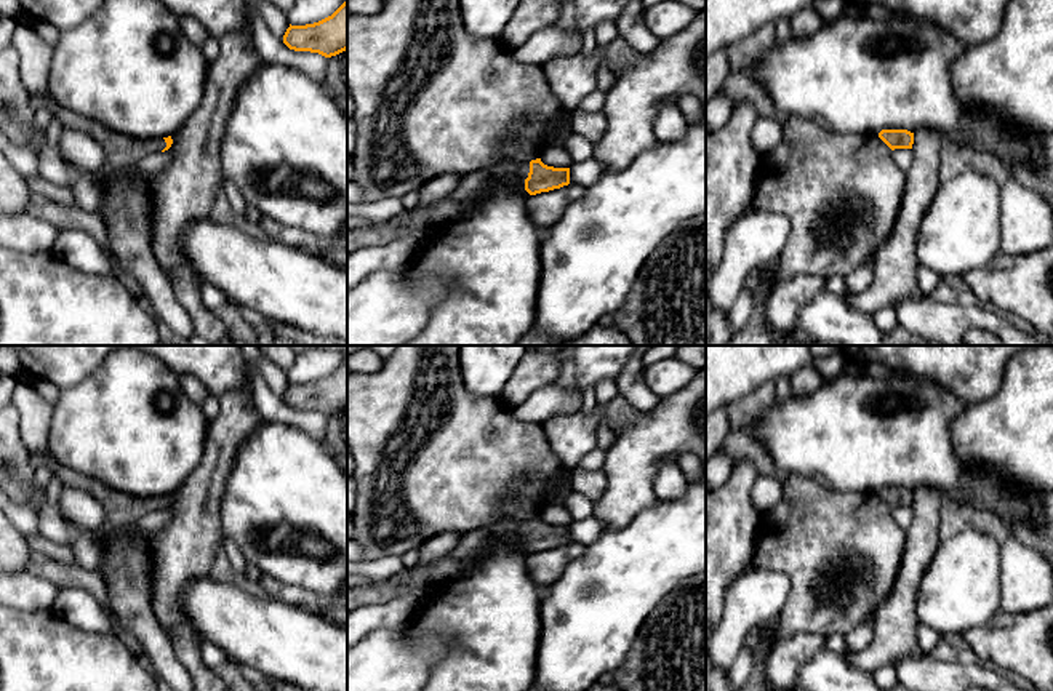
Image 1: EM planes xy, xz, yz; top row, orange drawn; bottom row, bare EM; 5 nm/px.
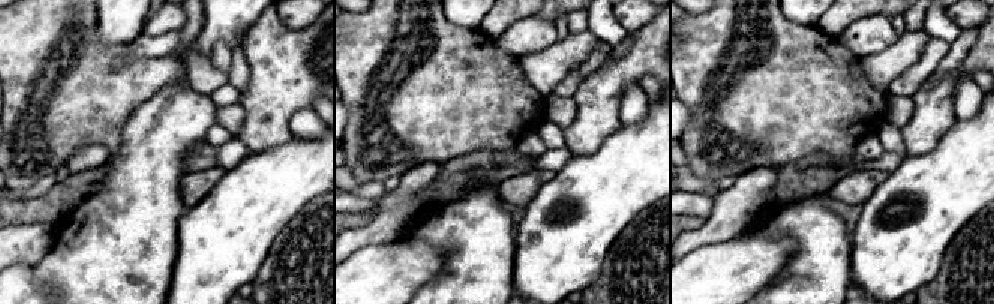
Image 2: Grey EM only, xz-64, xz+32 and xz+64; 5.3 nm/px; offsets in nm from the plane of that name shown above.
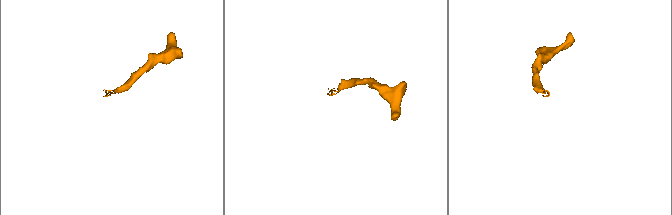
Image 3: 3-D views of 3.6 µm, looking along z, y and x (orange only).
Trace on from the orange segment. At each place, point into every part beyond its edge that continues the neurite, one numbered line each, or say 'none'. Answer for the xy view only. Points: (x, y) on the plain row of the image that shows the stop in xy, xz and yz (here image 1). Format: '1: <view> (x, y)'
1: xy (120, 509)

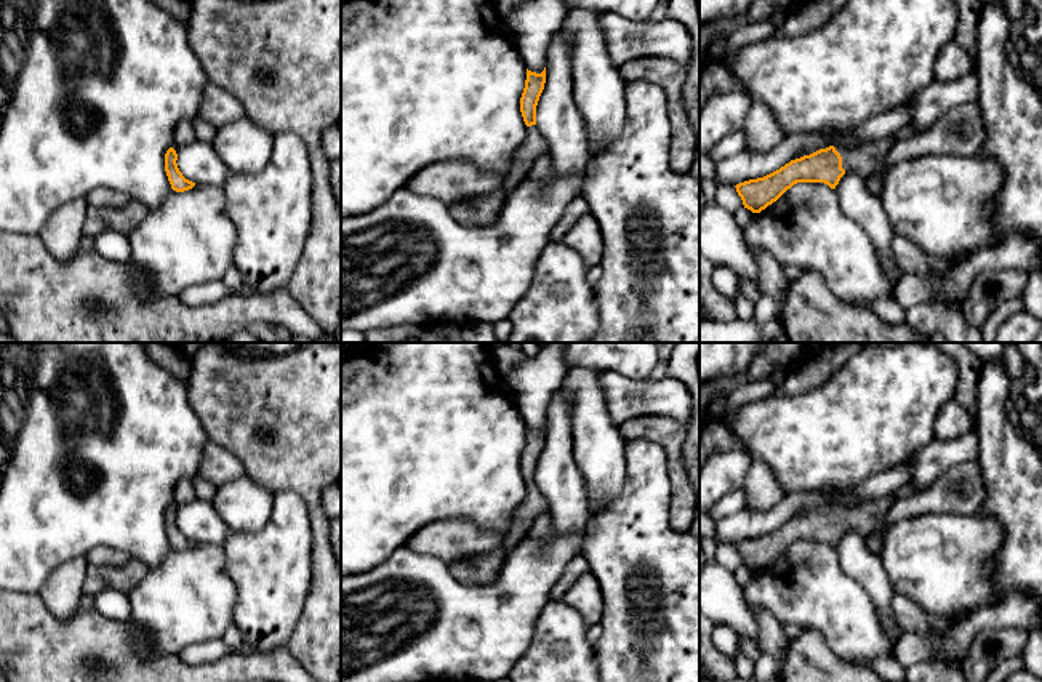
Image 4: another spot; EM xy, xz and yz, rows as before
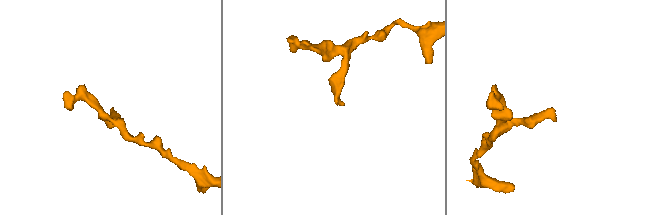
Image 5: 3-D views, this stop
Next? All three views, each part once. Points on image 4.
1: yz (866, 519)

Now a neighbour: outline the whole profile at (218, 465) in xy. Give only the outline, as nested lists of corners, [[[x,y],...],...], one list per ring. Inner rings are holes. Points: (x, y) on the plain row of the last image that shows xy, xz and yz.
[[[213,442],[206,443],[197,471],[198,477],[218,487],[245,474],[242,461],[230,450]]]

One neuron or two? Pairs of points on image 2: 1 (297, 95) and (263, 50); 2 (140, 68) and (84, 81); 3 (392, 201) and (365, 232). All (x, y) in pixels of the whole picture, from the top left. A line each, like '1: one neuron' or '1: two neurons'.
1: one neuron
2: one neuron
3: one neuron

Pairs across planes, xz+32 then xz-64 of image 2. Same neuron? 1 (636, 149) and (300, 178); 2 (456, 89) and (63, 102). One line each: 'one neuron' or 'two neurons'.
1: one neuron
2: one neuron

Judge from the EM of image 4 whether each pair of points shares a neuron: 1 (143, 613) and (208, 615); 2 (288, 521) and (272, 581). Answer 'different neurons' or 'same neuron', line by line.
1: same neuron
2: same neuron

